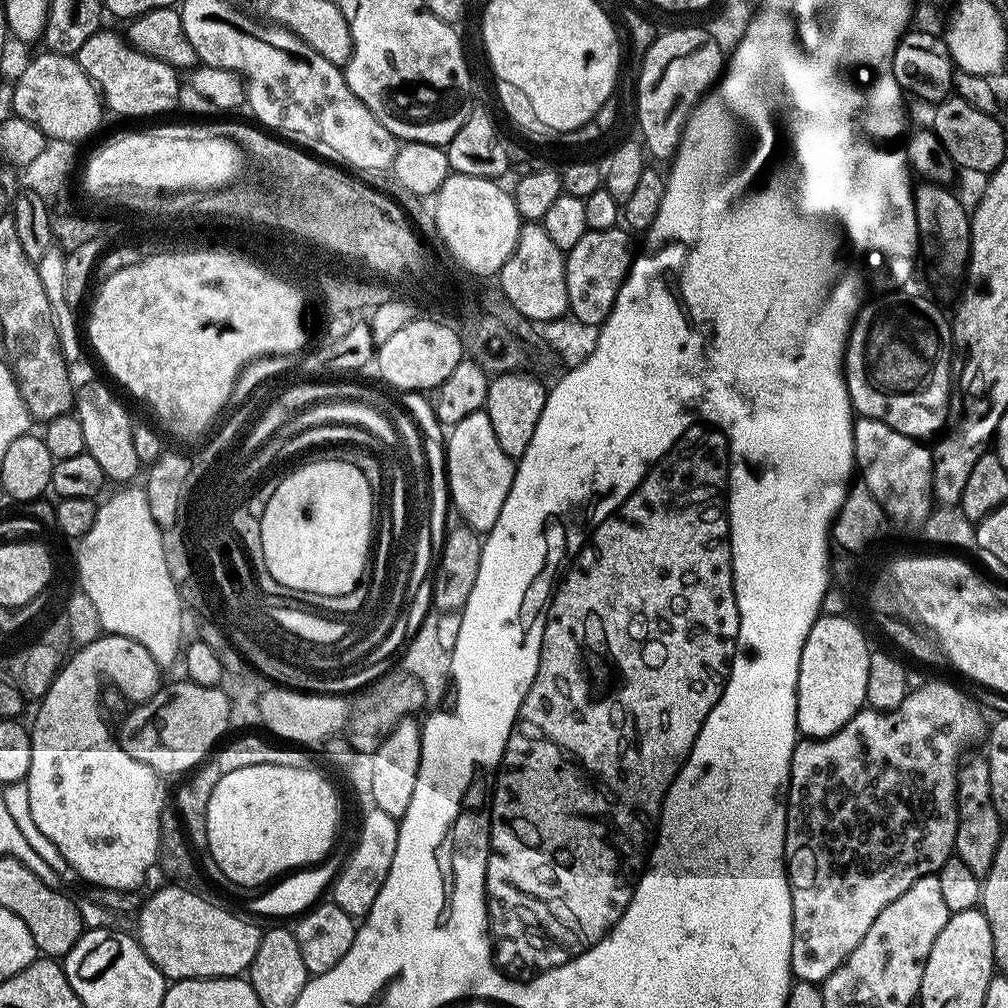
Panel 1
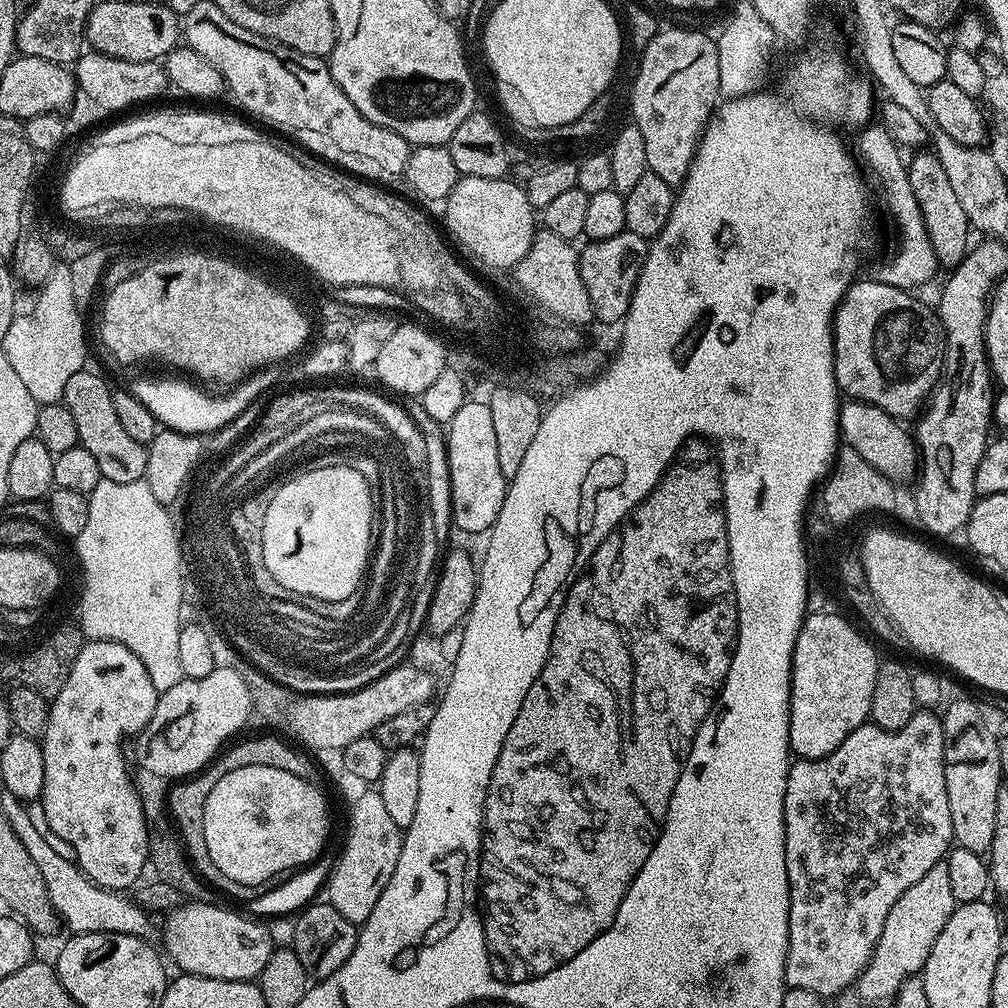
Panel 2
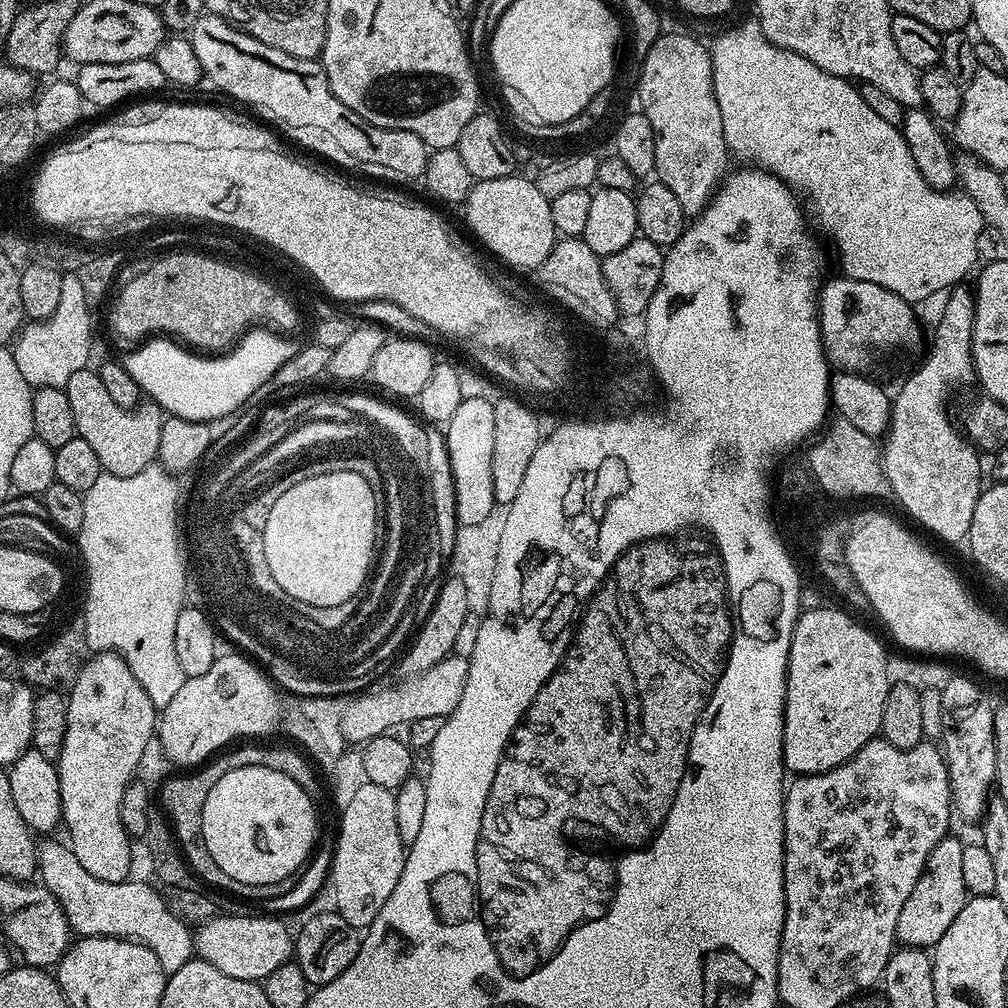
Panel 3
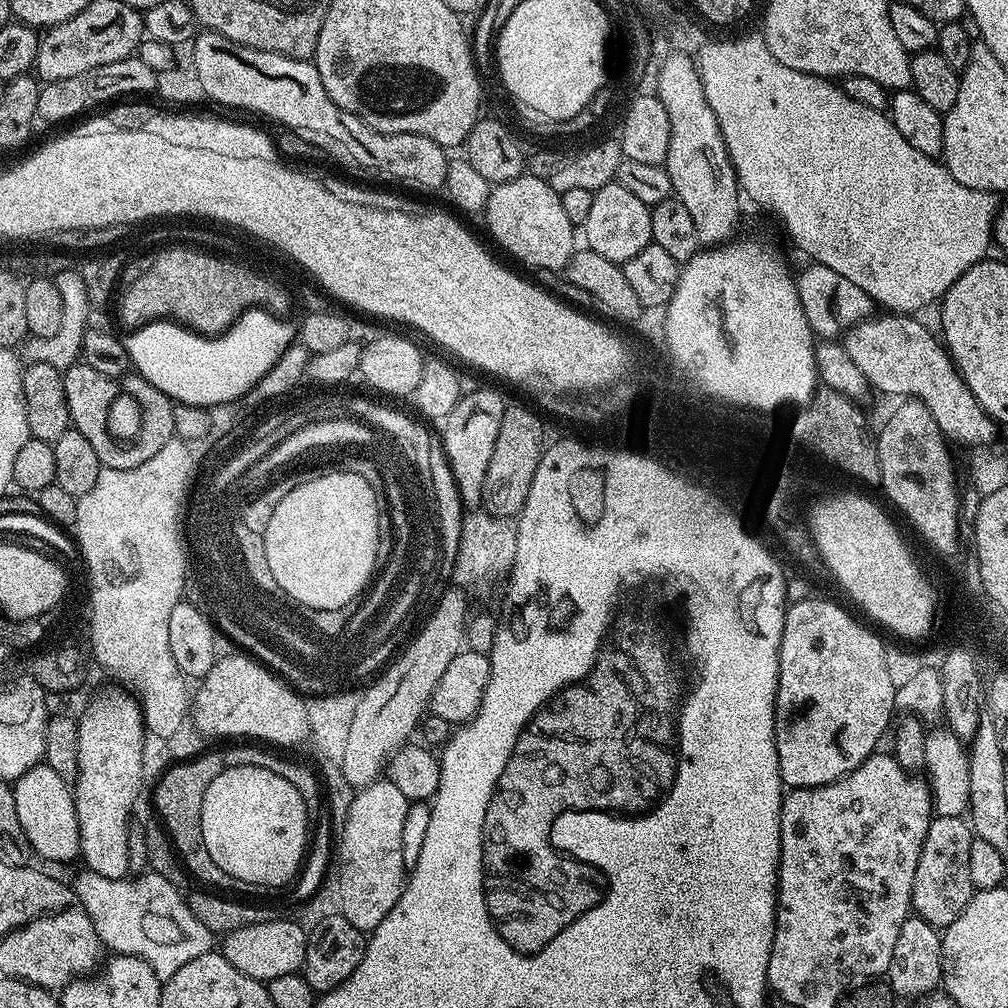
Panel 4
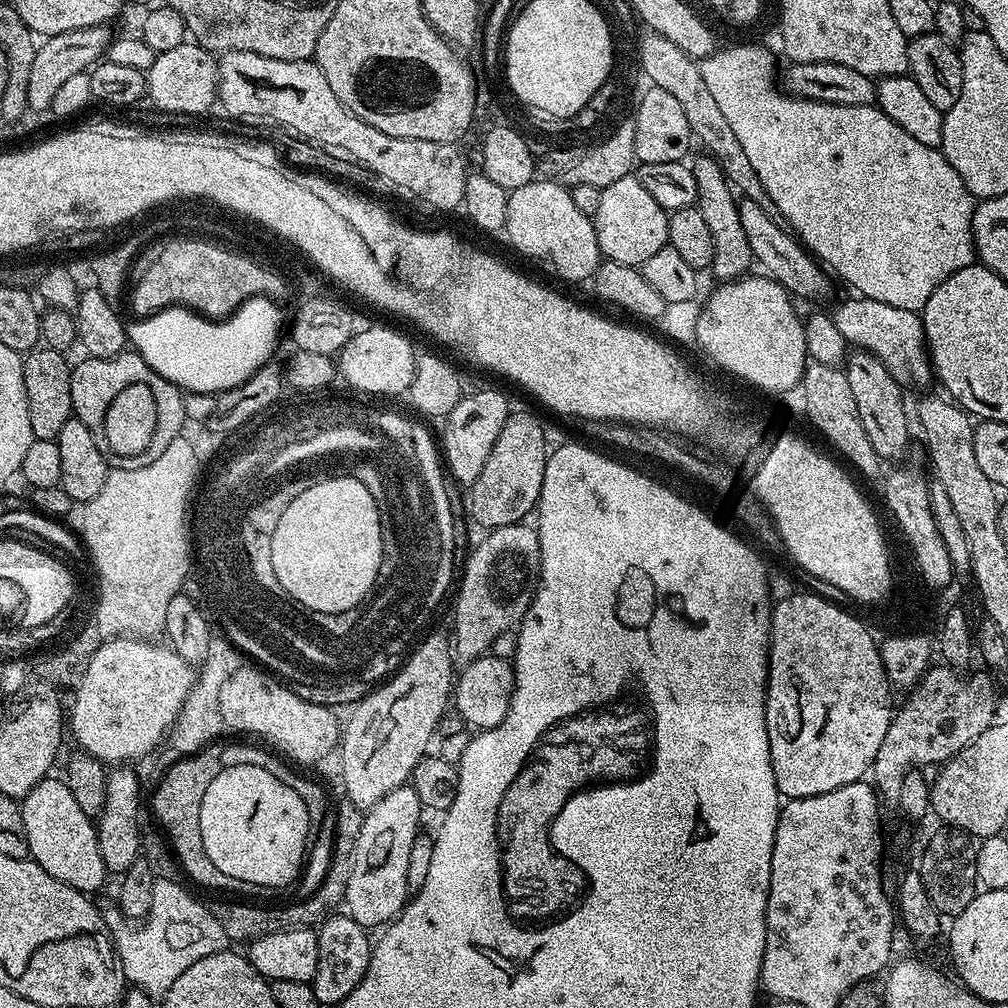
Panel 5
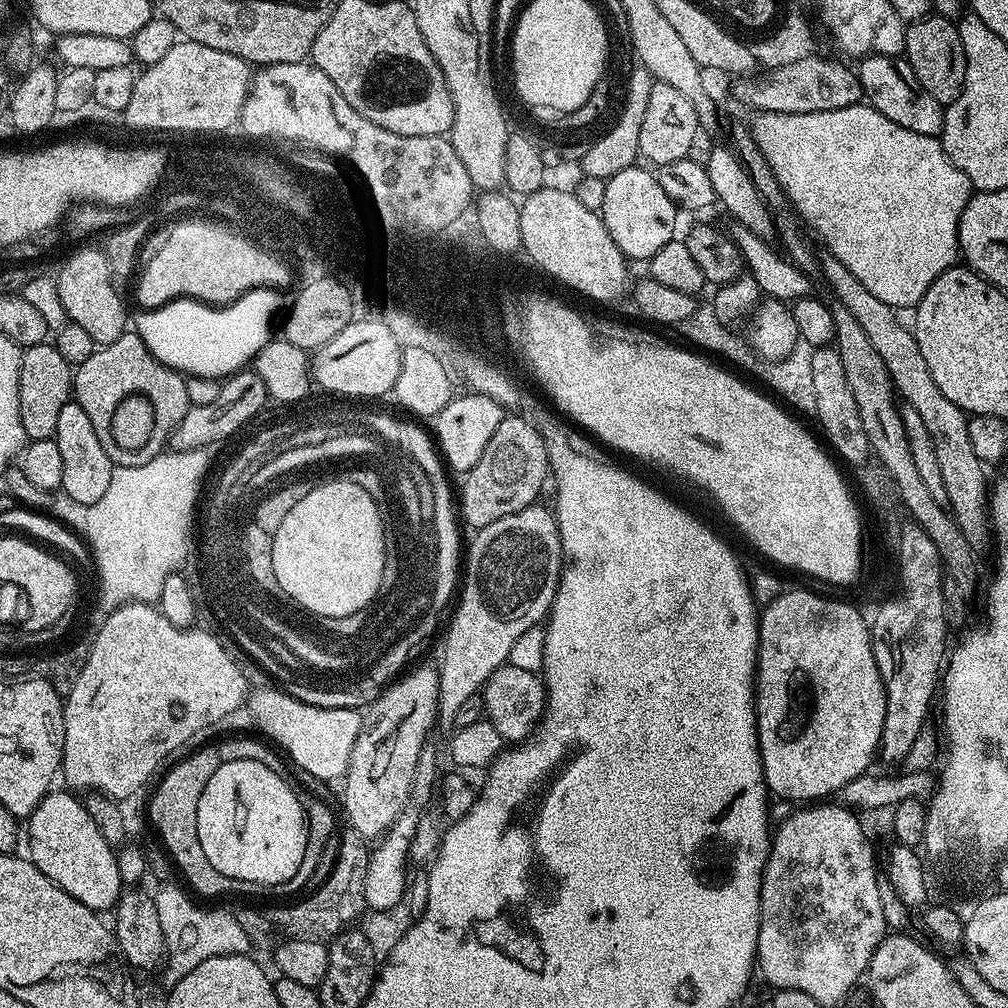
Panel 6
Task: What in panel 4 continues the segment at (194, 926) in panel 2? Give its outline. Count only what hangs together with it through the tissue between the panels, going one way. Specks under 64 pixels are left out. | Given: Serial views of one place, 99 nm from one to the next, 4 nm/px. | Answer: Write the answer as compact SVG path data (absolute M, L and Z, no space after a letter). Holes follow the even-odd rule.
M269 918L256 925L242 926L241 929L225 935L222 942L224 957L242 974L250 978L267 982L274 978L282 978L282 974L300 972L304 967L306 946L308 945L308 932L300 924L292 920L275 920Z

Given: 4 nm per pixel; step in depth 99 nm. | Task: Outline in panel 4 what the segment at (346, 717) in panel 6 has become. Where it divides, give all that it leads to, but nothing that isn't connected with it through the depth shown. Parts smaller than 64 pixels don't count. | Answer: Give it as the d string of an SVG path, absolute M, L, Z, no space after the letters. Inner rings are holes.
M251 655L222 657L199 684L200 689L190 700L191 716L219 738L257 736L272 744L304 744L309 739L308 704L299 692Z

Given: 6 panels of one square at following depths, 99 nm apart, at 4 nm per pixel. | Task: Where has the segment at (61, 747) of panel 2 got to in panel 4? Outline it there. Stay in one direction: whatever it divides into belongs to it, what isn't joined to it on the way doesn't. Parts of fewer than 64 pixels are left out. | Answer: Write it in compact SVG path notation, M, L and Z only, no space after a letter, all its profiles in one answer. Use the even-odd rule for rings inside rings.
M112 688L94 697L88 709L78 716L79 777L74 784L74 795L80 856L87 871L111 880L123 880L129 875L128 825L133 819L132 807L140 796L140 787L146 784L142 776L144 714L137 697L132 696Z

